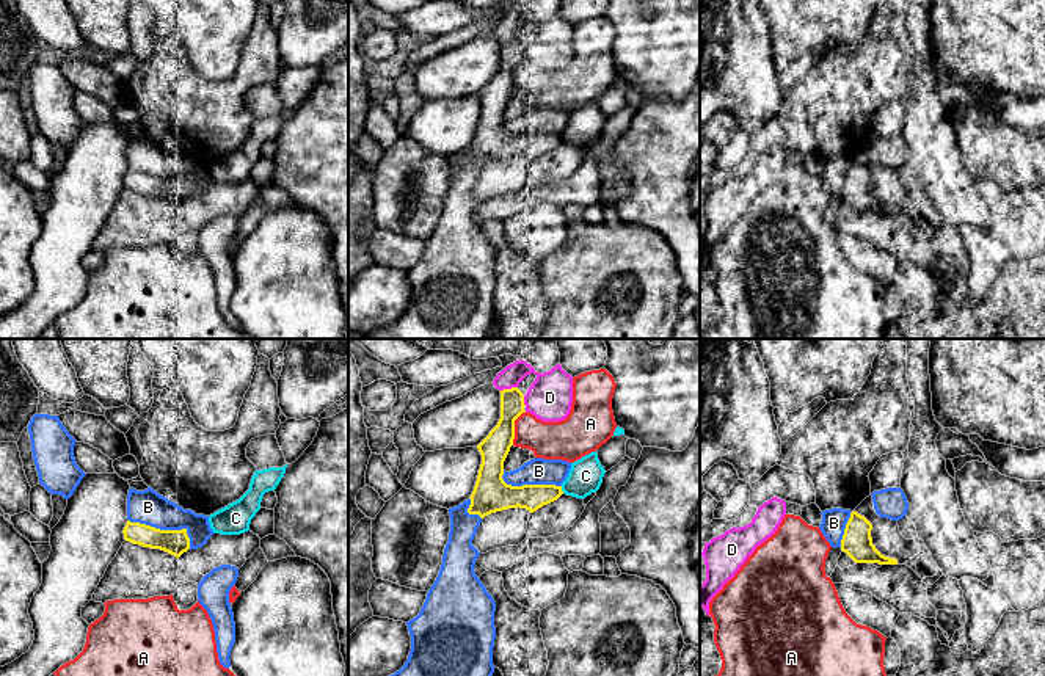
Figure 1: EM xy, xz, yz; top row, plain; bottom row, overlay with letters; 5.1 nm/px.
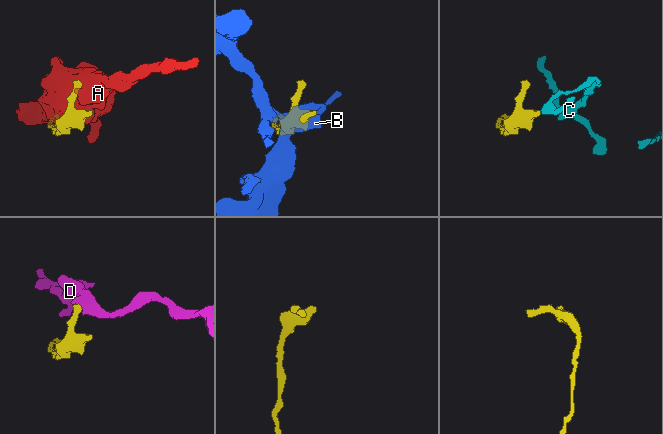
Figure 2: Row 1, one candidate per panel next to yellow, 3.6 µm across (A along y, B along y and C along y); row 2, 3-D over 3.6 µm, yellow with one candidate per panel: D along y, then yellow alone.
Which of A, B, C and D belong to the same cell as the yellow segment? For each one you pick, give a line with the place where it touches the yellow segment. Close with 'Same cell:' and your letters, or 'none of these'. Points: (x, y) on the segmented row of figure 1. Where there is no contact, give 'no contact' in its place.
Same cell: none of these

